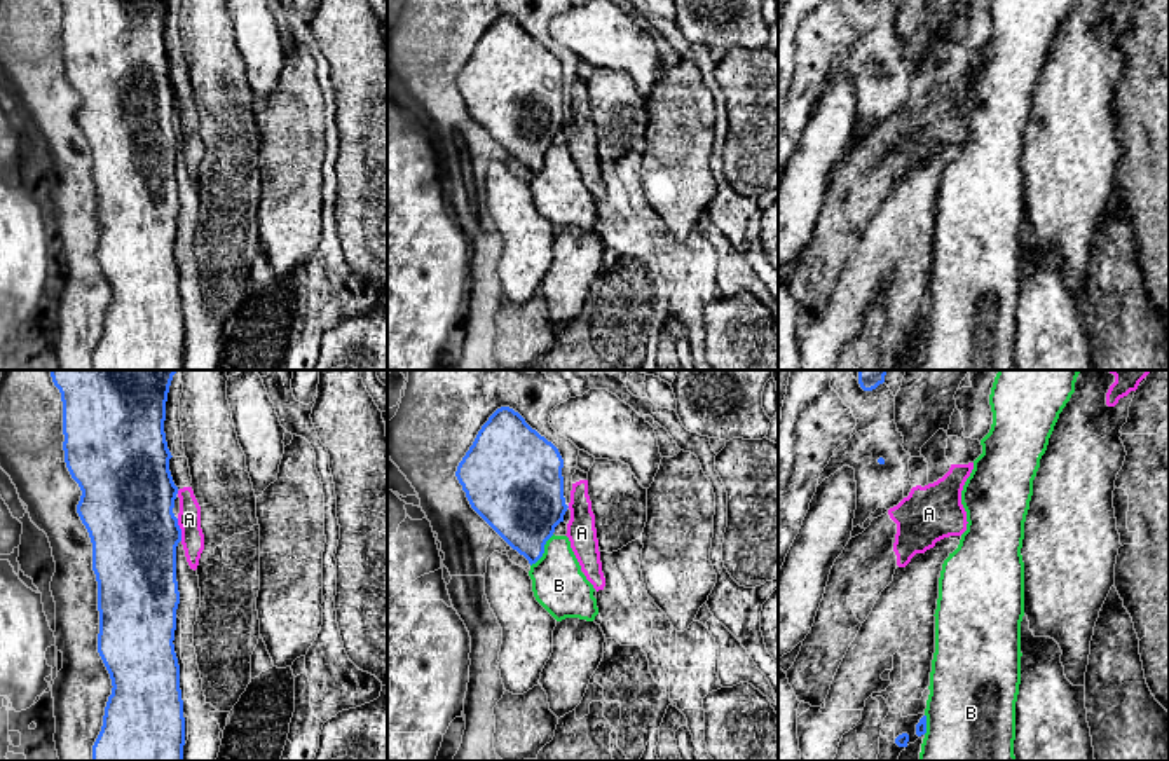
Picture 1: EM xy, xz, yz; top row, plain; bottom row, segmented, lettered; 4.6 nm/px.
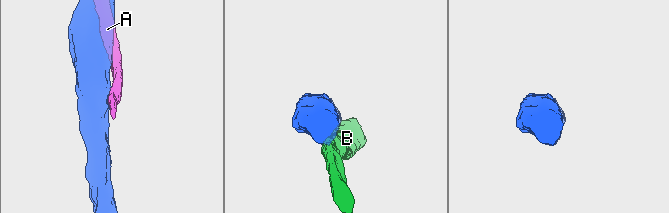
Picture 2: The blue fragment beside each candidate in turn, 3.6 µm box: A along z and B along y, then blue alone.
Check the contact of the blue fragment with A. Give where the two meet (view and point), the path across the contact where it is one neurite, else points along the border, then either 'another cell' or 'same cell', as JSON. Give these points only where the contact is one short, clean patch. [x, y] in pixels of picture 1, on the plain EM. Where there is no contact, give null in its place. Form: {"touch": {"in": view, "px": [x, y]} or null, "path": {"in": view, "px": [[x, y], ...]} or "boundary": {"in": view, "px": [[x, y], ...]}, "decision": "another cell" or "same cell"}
{"touch": {"in": "xy", "px": [180, 138]}, "boundary": {"in": "xy", "px": [[177, 128], [182, 149]]}, "decision": "another cell"}

